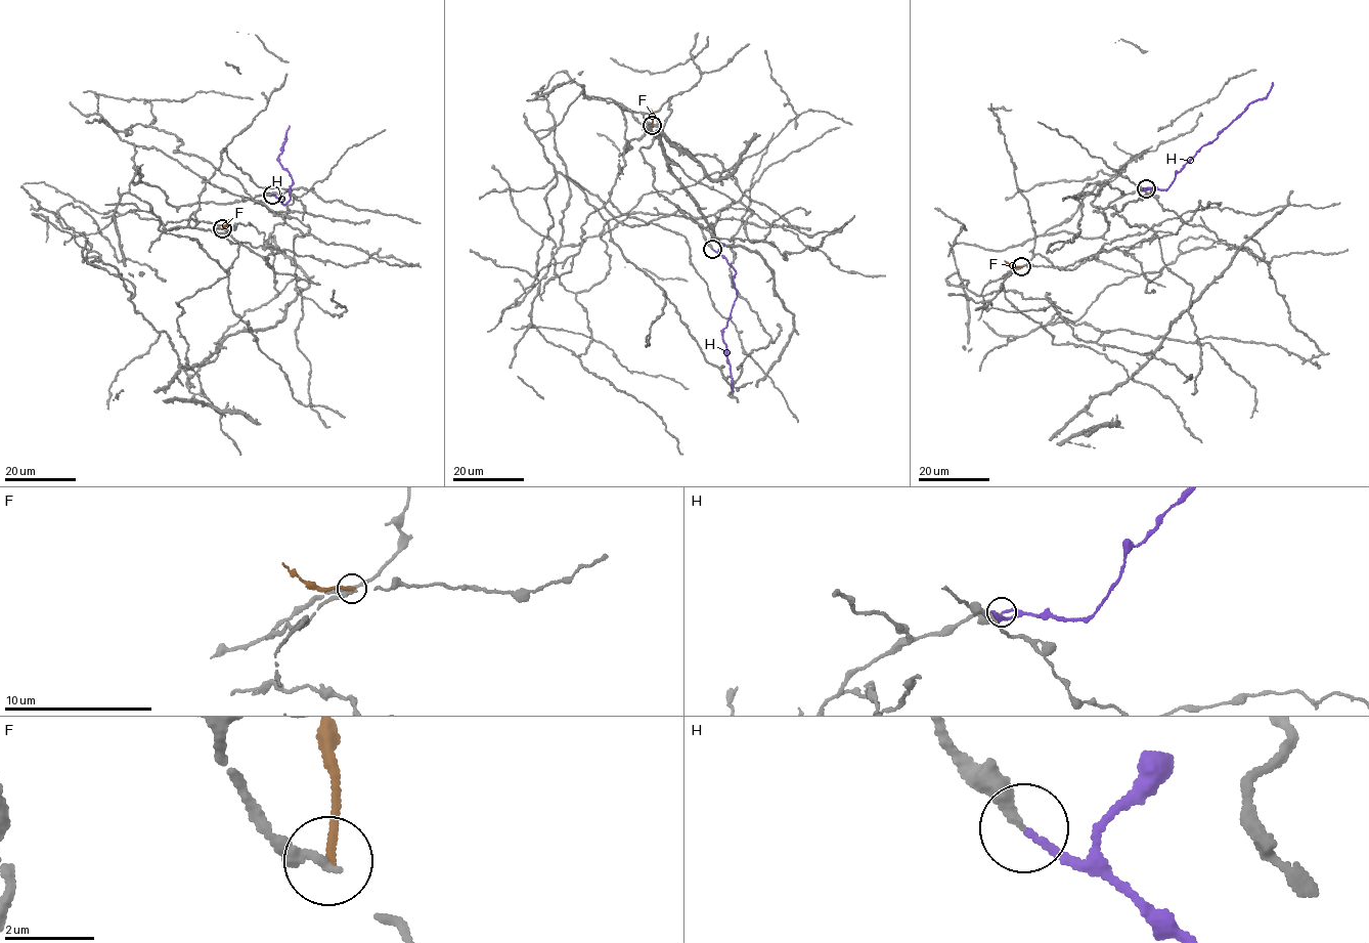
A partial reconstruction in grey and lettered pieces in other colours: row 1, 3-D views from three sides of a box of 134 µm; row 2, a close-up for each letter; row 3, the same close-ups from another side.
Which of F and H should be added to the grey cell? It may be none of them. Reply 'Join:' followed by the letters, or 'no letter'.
Join: H

